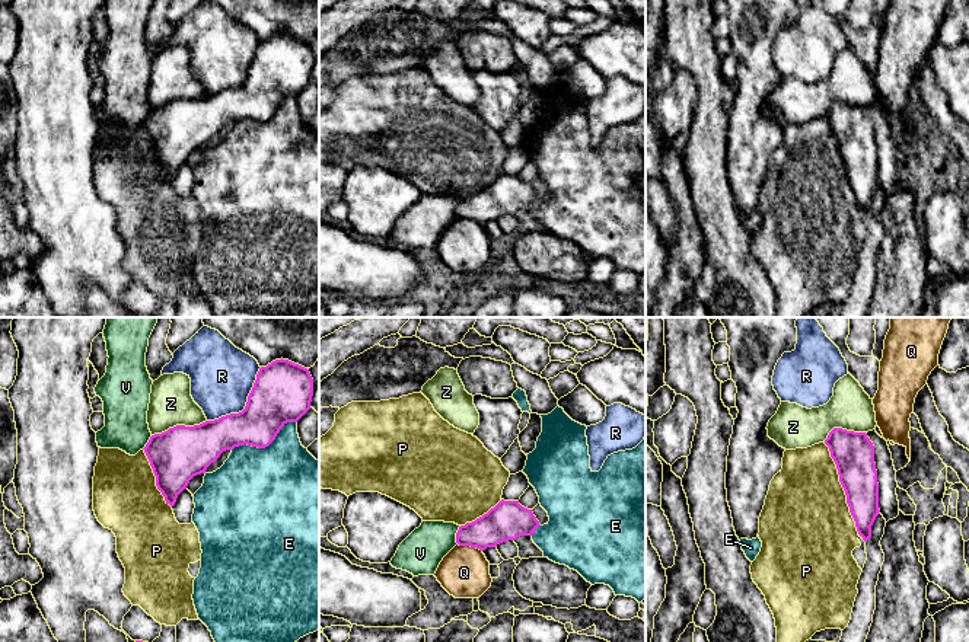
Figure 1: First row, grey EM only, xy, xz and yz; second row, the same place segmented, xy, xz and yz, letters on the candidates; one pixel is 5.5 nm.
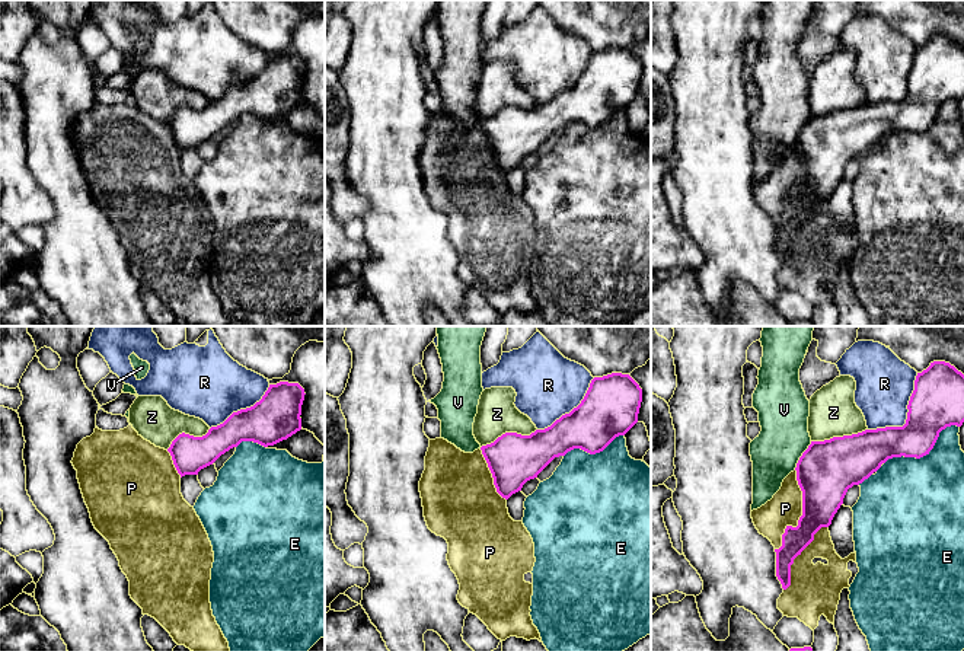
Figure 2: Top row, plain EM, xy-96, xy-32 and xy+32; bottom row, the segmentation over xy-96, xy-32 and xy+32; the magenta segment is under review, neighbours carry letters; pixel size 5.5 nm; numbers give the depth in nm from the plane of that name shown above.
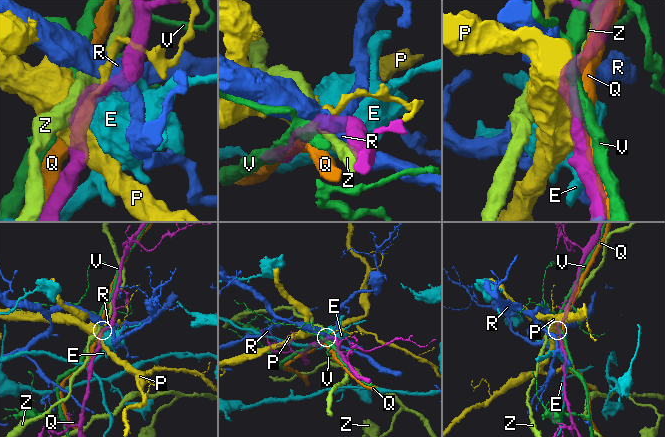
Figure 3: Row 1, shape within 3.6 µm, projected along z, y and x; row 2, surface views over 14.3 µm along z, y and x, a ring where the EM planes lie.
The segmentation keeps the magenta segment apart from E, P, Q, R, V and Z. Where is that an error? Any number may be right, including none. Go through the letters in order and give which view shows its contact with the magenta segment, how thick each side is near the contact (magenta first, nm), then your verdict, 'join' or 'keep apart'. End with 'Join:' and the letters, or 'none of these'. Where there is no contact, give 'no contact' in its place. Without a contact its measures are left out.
E: xy | 280/480 nm | keep apart
P: yz | 220/460 nm | keep apart
Q: xz | 220/280 nm | keep apart
R: xy | 320/360 nm | keep apart
V: xz | 190/240 nm | keep apart
Z: xy | 300/240 nm | keep apart
Join: none of these

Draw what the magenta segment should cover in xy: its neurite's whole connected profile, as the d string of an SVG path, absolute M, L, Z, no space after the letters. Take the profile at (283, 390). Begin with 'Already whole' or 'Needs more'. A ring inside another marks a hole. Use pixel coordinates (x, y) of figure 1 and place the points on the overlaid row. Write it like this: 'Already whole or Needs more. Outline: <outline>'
Already whole. Outline: M281 358L259 368L242 412L152 435L143 450L166 504L173 507L189 480L205 473L223 451L245 444L268 447L287 422L297 422L310 409L312 396L309 370Z

